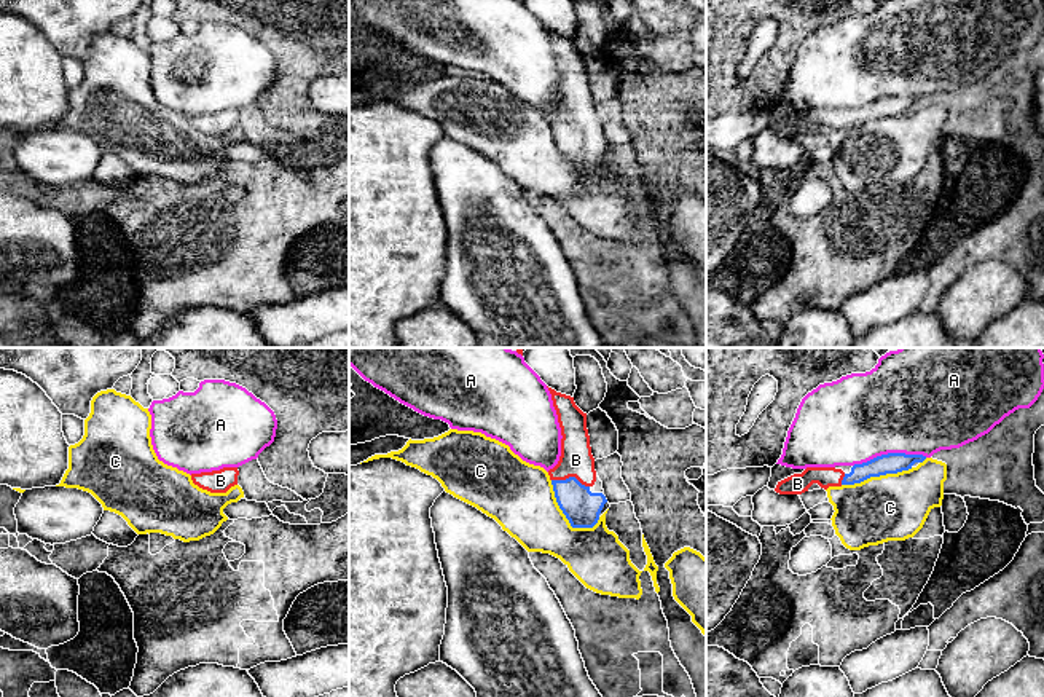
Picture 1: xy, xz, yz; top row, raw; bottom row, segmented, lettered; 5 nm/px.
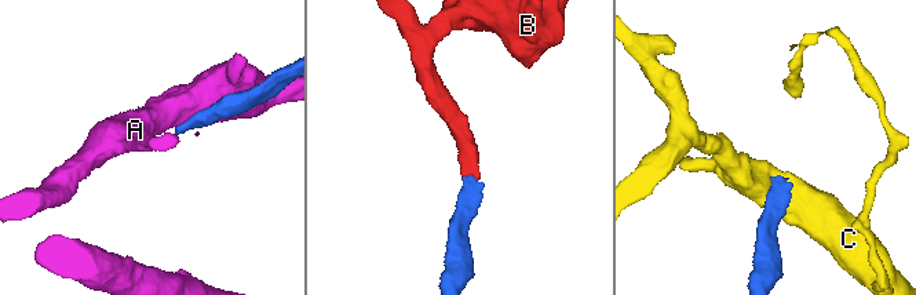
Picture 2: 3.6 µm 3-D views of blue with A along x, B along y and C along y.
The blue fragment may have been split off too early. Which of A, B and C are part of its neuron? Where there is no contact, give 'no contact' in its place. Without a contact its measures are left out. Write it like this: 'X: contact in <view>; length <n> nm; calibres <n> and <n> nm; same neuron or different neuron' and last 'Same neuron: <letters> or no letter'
A: contact in yz; length 380 nm; calibres 110 and 480 nm; different neuron
B: contact in xz; length 200 nm; calibres 190 and 170 nm; same neuron
C: contact in xz; length 320 nm; calibres 190 and 340 nm; different neuron
Same neuron: B

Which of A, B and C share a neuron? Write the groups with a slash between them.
A / B / C

